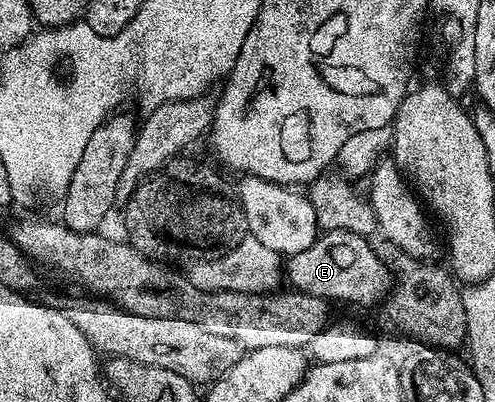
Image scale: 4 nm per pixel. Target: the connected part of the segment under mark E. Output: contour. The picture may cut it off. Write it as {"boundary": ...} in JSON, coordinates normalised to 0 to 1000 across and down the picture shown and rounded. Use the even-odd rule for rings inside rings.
{"boundary":[[[667,570],[651,577],[640,600],[608,624],[604,632],[586,637],[580,649],[580,699],[586,699],[590,716],[604,729],[655,739],[667,754],[699,749],[705,759],[762,759],[784,741],[798,709],[798,689],[778,662],[778,649],[754,622],[754,609],[743,587],[727,580],[711,580],[699,570]]]}

